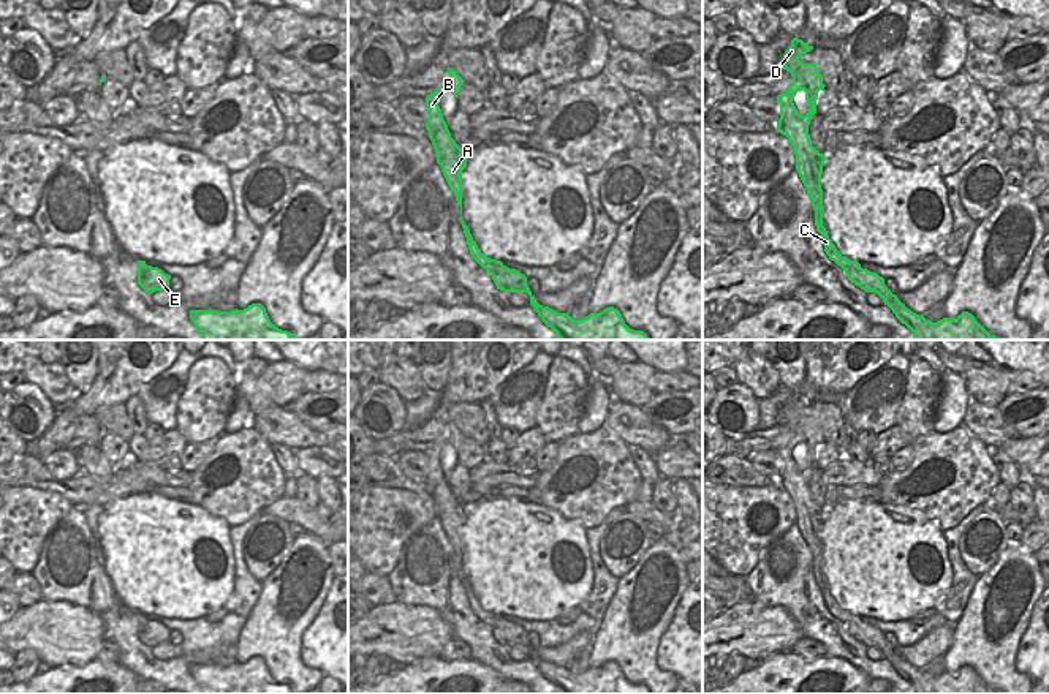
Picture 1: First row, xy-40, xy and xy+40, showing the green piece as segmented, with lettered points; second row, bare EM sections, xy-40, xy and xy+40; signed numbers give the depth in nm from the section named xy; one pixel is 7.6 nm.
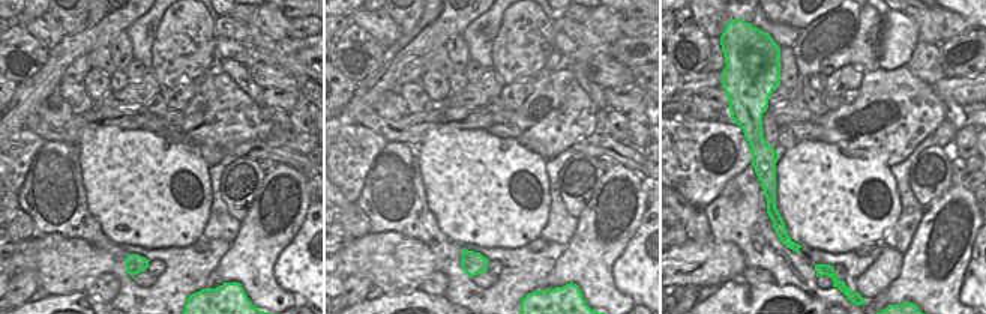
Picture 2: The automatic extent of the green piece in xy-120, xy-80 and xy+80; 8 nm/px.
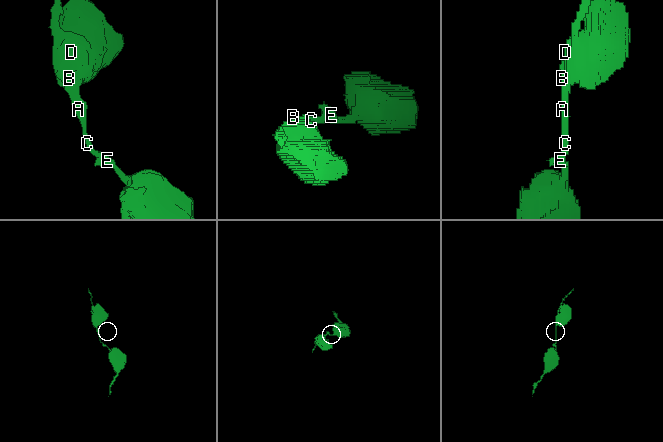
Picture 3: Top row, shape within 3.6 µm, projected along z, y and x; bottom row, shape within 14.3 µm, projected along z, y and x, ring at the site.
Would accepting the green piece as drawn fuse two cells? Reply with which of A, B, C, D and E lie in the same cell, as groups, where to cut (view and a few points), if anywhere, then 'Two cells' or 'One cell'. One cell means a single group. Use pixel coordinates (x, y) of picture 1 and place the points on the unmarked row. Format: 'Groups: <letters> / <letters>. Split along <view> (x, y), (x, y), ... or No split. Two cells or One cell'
Groups: A B C D E. No split. One cell

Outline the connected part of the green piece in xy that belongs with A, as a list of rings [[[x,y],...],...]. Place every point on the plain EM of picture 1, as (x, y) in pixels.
[[[446,424],[449,428],[449,438],[426,451],[426,462],[429,465],[426,484],[429,485],[429,492],[437,506],[437,517],[460,560],[460,577],[471,612],[492,629],[497,643],[503,647],[527,647],[530,650],[530,659],[535,662],[541,675],[557,688],[559,694],[650,694],[642,685],[630,683],[620,666],[614,661],[608,661],[600,667],[590,667],[582,673],[573,673],[570,667],[559,667],[549,661],[540,659],[532,648],[524,628],[481,607],[468,580],[462,574],[462,525],[467,520],[467,509],[451,492],[438,460],[441,449],[446,444],[451,444],[457,452],[464,433],[456,424]]]

